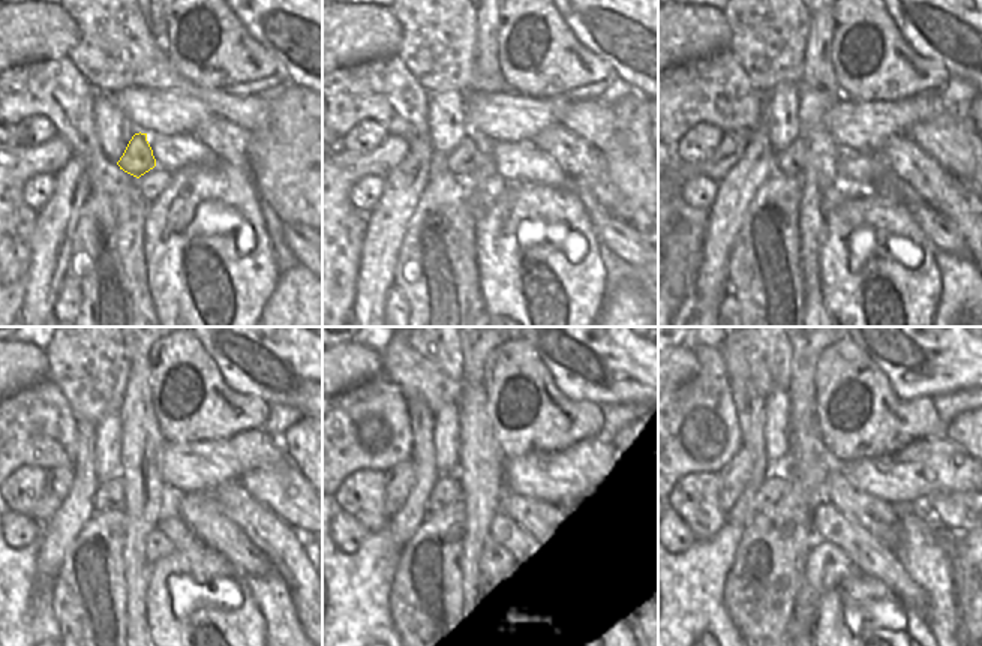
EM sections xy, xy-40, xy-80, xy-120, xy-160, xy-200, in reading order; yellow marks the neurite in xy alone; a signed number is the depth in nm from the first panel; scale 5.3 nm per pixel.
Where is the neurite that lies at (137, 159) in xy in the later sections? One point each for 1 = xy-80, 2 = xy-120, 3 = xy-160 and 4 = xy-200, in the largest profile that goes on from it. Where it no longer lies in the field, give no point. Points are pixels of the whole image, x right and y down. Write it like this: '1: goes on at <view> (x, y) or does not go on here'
1: goes on at xy-80 (790, 161)
2: goes on at xy-120 (110, 495)
3: goes on at xy-160 (447, 490)
4: goes on at xy-200 (774, 486)

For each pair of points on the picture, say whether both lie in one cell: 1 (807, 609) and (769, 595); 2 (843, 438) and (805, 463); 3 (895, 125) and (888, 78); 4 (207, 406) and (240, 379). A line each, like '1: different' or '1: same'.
1: different
2: different
3: different
4: different

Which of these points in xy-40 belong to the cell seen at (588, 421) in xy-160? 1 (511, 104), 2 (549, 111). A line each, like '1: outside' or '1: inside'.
1: outside
2: outside

